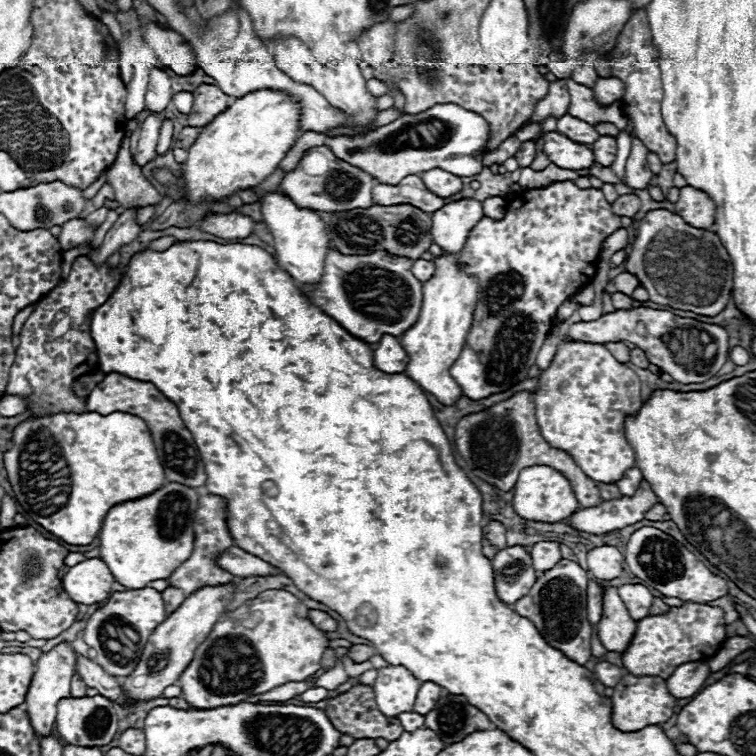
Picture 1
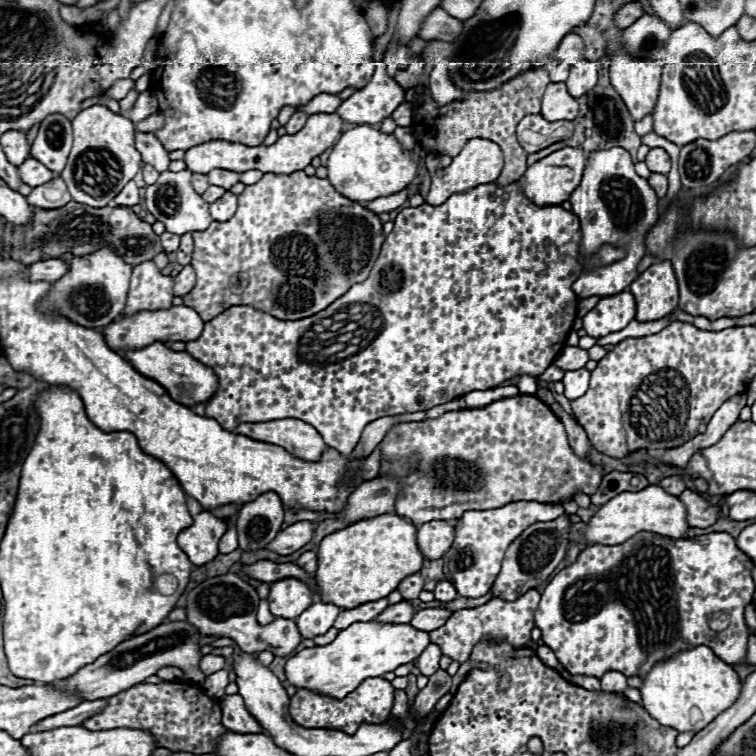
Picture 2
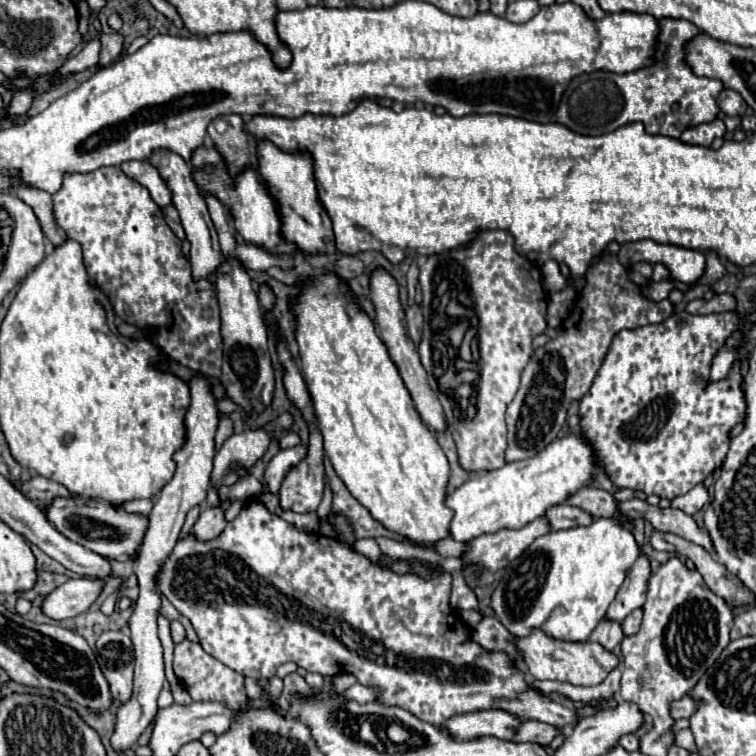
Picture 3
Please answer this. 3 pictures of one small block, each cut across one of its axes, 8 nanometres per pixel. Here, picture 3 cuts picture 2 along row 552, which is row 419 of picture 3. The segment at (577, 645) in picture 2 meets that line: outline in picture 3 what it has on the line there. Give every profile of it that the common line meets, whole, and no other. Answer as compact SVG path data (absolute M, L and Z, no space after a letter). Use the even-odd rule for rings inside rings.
M676 310L660 324L620 330L612 338L590 390L580 400L580 434L592 446L596 464L610 476L614 486L672 500L702 484L722 466L730 446L730 430L738 422L744 422L746 398L742 392L740 362L734 362L728 376L716 382L710 382L710 366L736 330L742 330L738 312L700 316Z

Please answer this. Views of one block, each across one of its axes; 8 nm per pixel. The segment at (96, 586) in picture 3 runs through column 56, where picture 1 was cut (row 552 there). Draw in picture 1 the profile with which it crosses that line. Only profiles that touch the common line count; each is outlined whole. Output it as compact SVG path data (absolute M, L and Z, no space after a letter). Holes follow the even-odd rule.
M596 546L588 552L588 572L598 580L612 580L622 574L624 556L616 546Z

